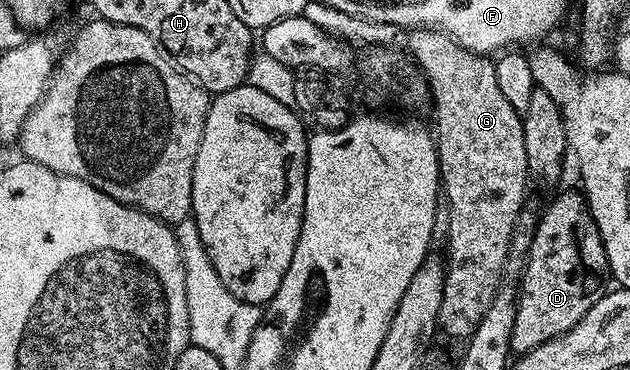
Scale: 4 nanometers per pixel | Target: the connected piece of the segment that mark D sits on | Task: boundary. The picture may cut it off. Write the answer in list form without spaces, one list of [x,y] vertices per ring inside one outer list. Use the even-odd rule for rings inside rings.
[[[580,190],[559,192],[545,212],[540,212],[529,254],[525,256],[525,267],[521,271],[517,287],[517,312],[509,338],[510,348],[517,353],[533,351],[549,339],[558,339],[560,335],[567,333],[585,316],[587,309],[595,305],[595,301],[605,296],[605,279],[607,283],[609,278],[605,246],[595,221],[589,216],[584,194]]]

